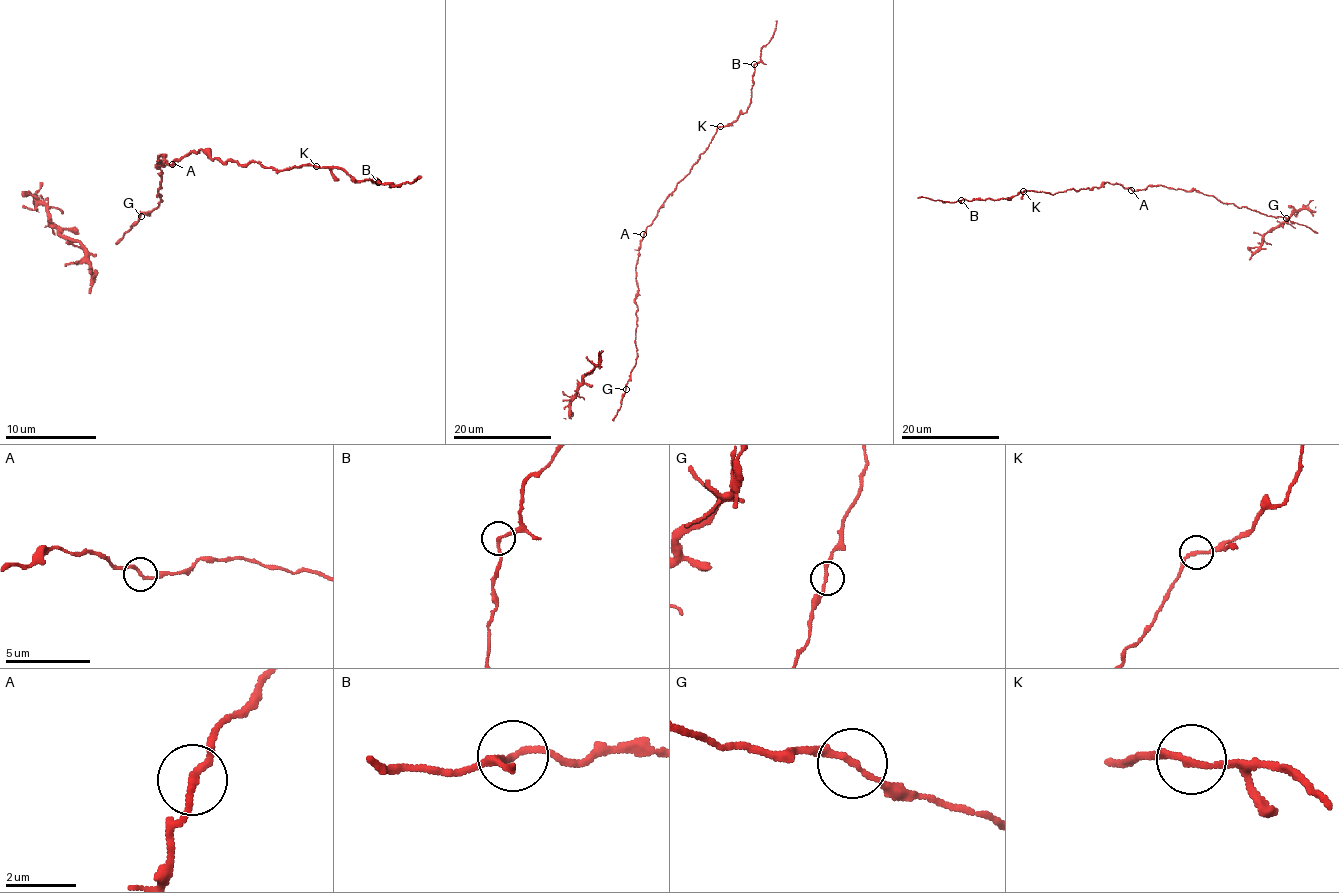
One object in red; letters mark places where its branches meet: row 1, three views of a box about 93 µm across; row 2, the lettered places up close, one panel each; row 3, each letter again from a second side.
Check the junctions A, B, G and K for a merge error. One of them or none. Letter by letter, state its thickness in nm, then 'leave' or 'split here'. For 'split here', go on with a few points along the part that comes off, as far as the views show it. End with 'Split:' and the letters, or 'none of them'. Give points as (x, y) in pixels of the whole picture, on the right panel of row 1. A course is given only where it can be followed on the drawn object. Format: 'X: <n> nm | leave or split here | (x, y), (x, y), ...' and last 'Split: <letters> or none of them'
A: 190 nm | leave
B: 180 nm | leave
G: 180 nm | leave
K: 180 nm | leave
Split: none of them

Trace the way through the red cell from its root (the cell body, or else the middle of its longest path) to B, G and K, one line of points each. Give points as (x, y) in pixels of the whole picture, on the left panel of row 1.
B: (175, 161), (202, 150), (211, 159), (257, 161), (275, 170), (334, 166), (355, 179), (378, 182)
G: (175, 161), (170, 166), (163, 154), (159, 157), (161, 200), (141, 216)
K: (175, 161), (202, 150), (211, 159), (257, 161), (275, 170), (316, 166)

